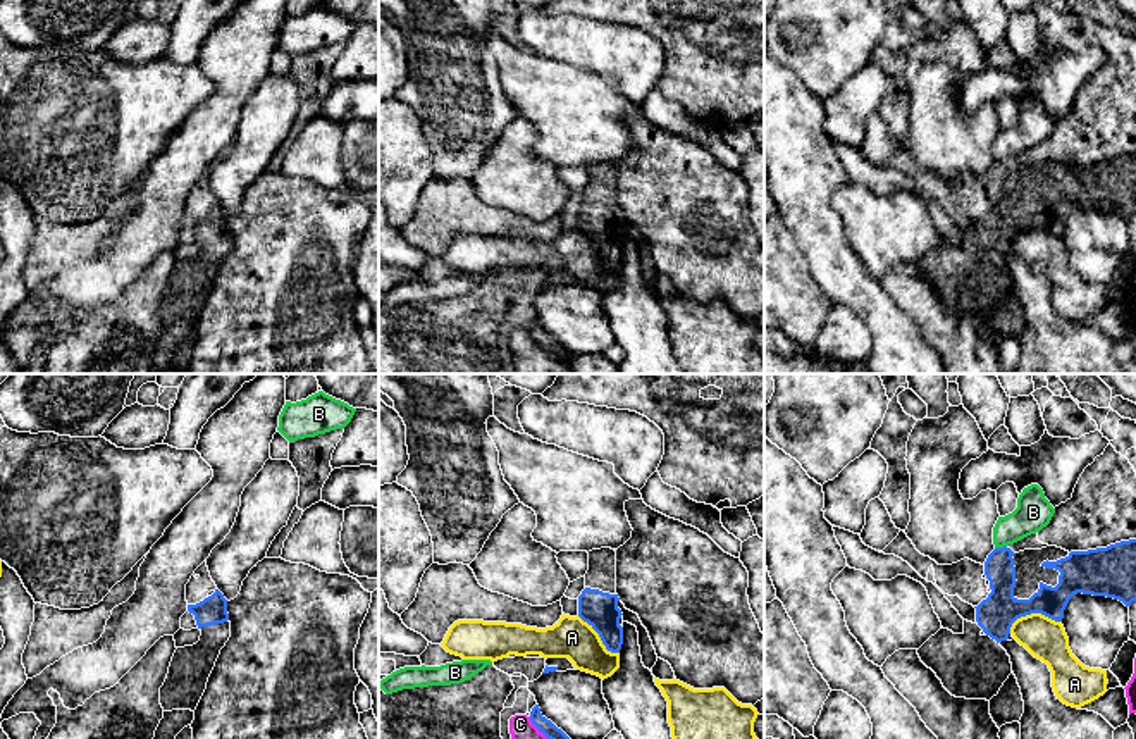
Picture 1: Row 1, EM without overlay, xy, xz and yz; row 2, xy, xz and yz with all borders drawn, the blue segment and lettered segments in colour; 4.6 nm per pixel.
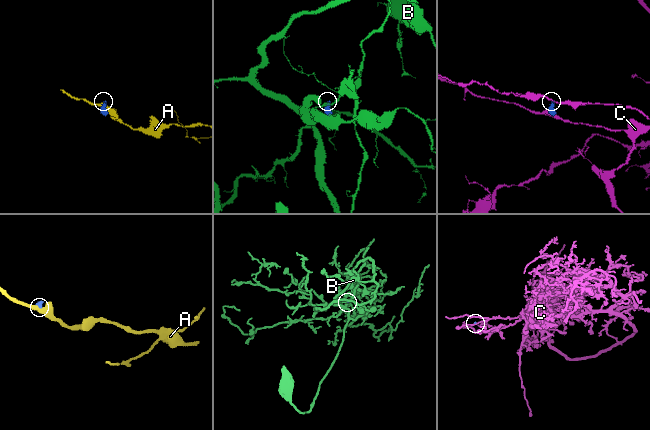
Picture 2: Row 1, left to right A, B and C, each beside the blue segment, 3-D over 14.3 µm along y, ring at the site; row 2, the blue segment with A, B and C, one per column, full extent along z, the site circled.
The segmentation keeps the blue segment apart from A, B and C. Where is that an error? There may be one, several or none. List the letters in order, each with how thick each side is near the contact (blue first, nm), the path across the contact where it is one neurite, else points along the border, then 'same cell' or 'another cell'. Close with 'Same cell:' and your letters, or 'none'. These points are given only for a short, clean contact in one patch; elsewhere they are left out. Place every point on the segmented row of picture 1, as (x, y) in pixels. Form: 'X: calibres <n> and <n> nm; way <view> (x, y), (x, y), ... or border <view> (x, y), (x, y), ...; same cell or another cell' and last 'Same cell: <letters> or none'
A: calibres 180 and 190 nm; border yz (1061, 622), (1040, 614), (1026, 614), (1012, 624), (1009, 633); another cell
B: calibres 140 and 170 nm; border yz (1006, 545), (995, 548); another cell
C: calibres 70 and 110 nm; another cell
Same cell: none

